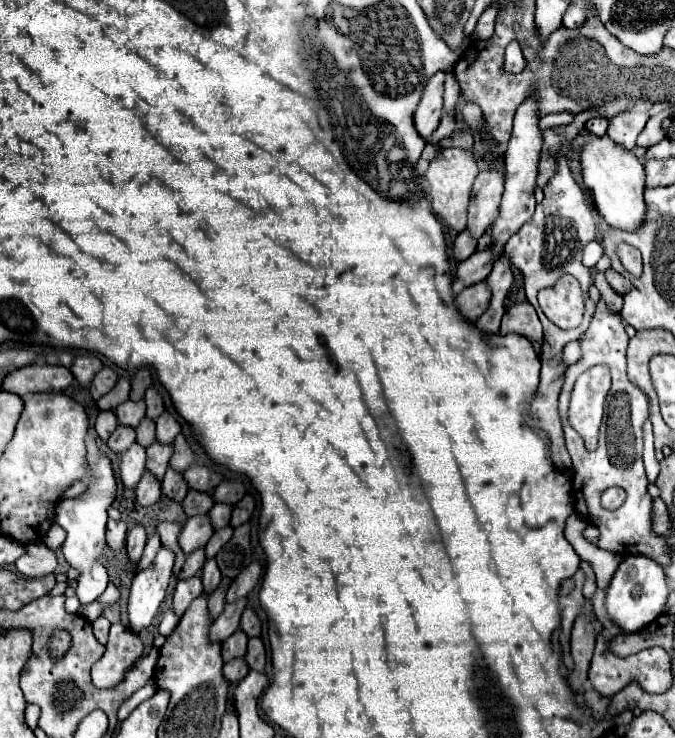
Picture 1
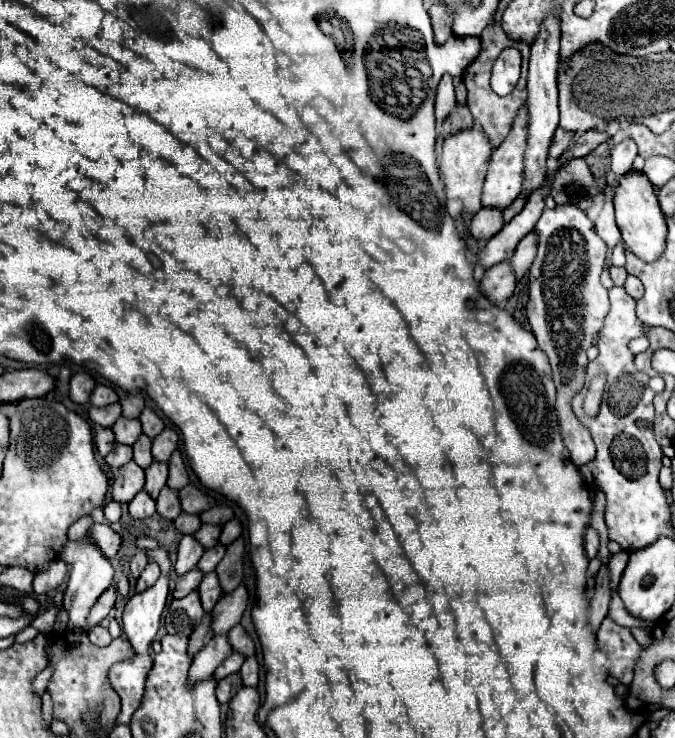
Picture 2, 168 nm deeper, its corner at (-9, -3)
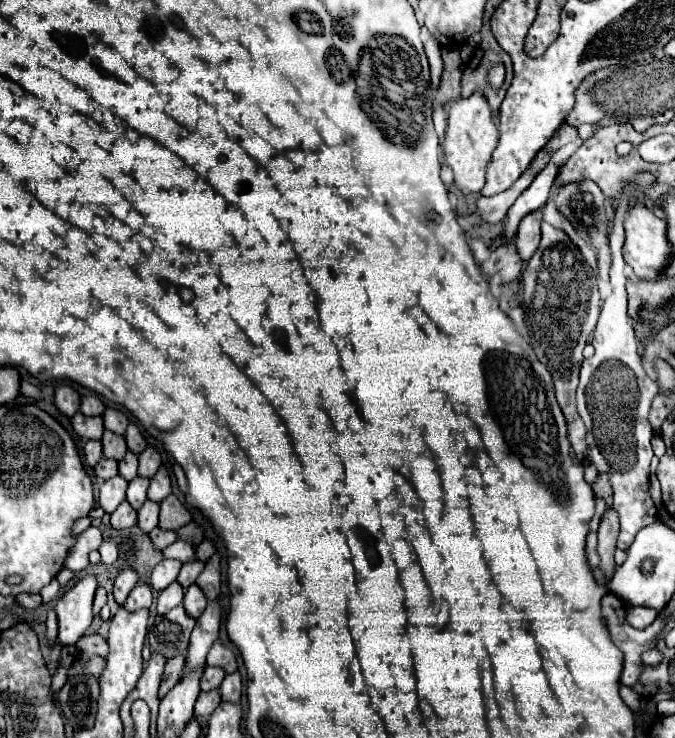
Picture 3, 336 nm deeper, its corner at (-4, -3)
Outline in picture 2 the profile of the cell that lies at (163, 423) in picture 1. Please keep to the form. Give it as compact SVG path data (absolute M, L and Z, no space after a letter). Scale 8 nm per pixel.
M164 428L160 432L160 436L156 436L152 440L152 458L156 462L168 462L170 454L176 450L178 446L178 434L172 428Z

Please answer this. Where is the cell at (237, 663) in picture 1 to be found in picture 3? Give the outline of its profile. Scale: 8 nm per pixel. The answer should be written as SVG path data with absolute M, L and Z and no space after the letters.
M209 690L209 692L201 692L199 698L197 698L197 704L195 704L195 716L203 718L203 716L209 716L221 702L221 694L219 690Z

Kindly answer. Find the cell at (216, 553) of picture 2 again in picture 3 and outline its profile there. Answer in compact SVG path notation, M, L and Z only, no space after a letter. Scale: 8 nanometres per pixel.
M193 560L193 562L183 564L177 582L183 584L183 588L189 588L191 584L195 584L195 580L197 580L197 576L203 572L203 568L205 568L205 562L201 562L201 560Z

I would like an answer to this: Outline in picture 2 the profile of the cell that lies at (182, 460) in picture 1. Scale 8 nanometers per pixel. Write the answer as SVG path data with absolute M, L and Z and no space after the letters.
M178 450L170 456L170 460L168 460L168 470L170 470L168 482L166 482L168 488L180 490L180 488L184 488L184 486L190 482L190 480L188 480L188 472L186 472L186 464L184 464L182 454L180 454Z

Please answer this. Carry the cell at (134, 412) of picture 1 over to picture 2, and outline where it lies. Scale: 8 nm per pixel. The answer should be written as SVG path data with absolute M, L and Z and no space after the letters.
M120 418L120 420L116 420L116 424L112 426L112 432L114 432L114 436L116 436L116 442L118 442L118 444L132 446L132 444L138 440L138 436L142 434L140 420Z

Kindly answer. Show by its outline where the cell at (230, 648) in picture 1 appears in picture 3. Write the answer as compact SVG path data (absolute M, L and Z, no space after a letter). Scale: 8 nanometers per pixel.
M207 666L203 676L201 676L201 690L209 692L209 690L219 688L223 678L225 678L225 670L223 668L219 668L219 666Z

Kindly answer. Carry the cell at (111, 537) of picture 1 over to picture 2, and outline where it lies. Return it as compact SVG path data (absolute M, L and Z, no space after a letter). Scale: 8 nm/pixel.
M94 524L88 532L88 538L102 550L104 558L114 558L120 550L120 536L110 526Z

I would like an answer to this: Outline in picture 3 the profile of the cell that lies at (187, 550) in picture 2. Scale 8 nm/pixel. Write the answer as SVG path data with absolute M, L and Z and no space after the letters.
M163 560L159 566L155 566L155 570L153 570L151 578L149 578L149 586L155 588L155 590L167 588L179 576L181 566L183 564L179 560Z

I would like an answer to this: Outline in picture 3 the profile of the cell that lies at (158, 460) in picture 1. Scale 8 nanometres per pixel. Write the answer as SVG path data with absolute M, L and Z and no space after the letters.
M137 476L135 480L129 482L127 500L131 502L131 506L135 506L135 510L139 510L143 506L143 502L147 500L147 488L149 488L149 478Z

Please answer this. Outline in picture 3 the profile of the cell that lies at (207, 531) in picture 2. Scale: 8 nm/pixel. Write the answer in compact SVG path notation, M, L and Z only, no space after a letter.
M177 540L175 544L167 546L163 550L165 558L175 558L175 560L181 560L181 562L191 562L195 560L195 546L187 540Z

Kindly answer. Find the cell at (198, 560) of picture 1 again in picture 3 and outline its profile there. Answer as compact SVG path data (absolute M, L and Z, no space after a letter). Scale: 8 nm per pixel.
M179 582L169 584L157 598L157 612L167 614L171 608L179 606L183 602L183 592L185 592L185 588Z

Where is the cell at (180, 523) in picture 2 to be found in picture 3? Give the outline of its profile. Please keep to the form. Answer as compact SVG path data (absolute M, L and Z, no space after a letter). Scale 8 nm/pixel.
M155 528L155 530L151 530L149 536L151 536L155 548L159 548L159 550L167 548L169 544L173 544L173 542L177 540L177 532L175 532L175 530L163 530L163 528Z

